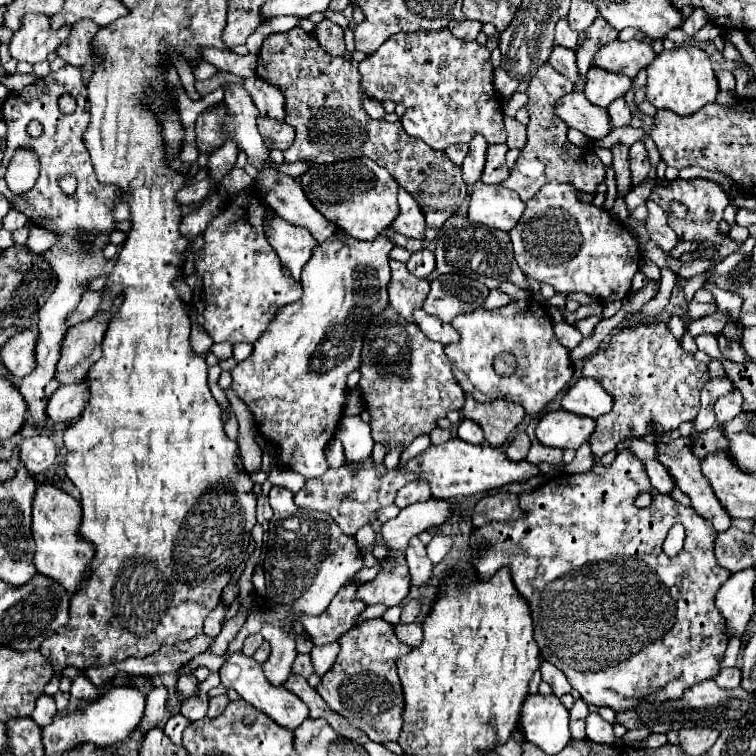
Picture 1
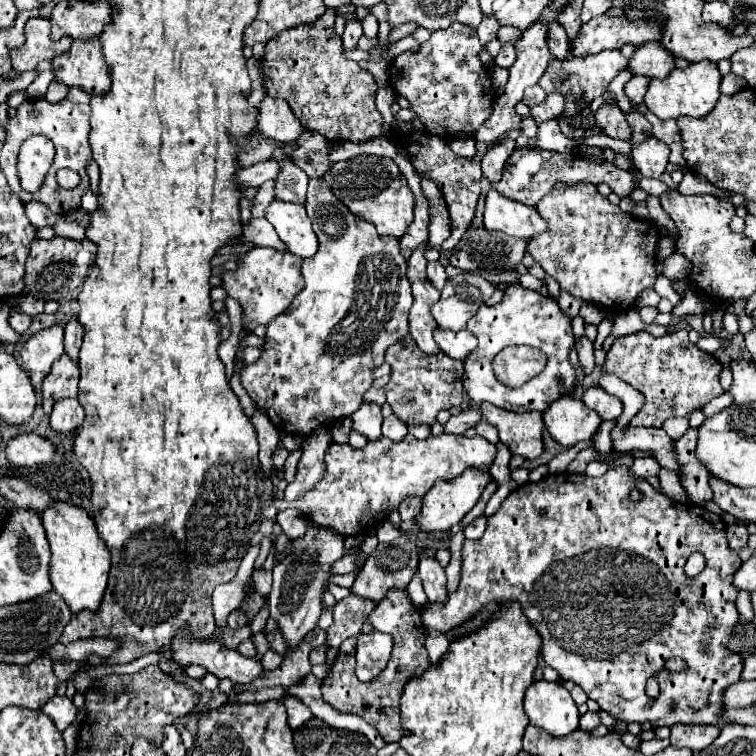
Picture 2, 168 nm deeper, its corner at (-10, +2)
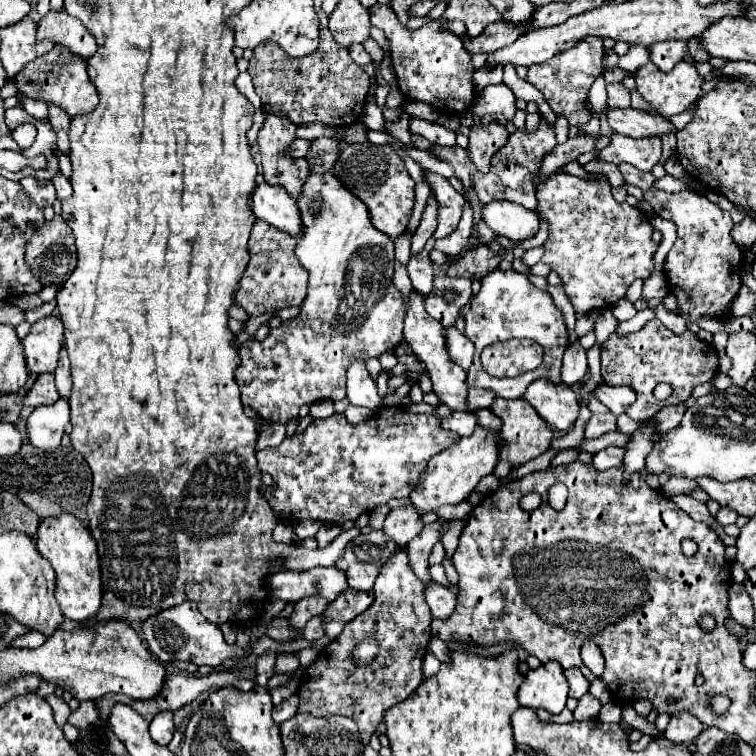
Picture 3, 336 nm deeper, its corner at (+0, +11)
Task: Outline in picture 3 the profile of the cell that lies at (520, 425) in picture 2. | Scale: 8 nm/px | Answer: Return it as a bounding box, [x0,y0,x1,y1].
[490,399,554,467]

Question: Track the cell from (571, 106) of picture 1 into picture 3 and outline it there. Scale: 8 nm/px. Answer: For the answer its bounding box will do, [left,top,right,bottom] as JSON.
[608,109,676,139]

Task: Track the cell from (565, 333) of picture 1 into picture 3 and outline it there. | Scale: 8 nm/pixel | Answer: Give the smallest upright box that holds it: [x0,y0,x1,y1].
[562,345,588,387]

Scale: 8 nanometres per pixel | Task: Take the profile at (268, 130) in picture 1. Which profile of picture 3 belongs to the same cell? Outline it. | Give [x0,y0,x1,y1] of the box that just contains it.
[306,137,340,173]

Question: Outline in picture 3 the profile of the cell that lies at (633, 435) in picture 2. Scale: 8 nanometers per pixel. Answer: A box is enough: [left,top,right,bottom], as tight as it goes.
[584,415,616,439]

